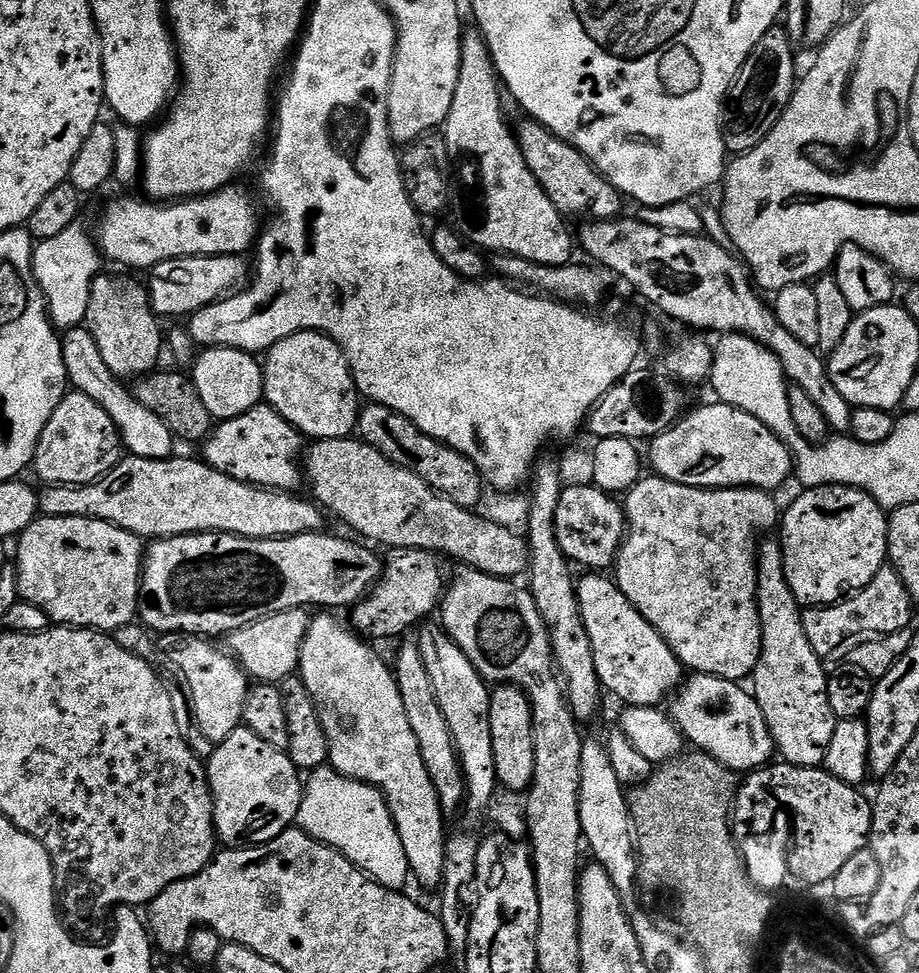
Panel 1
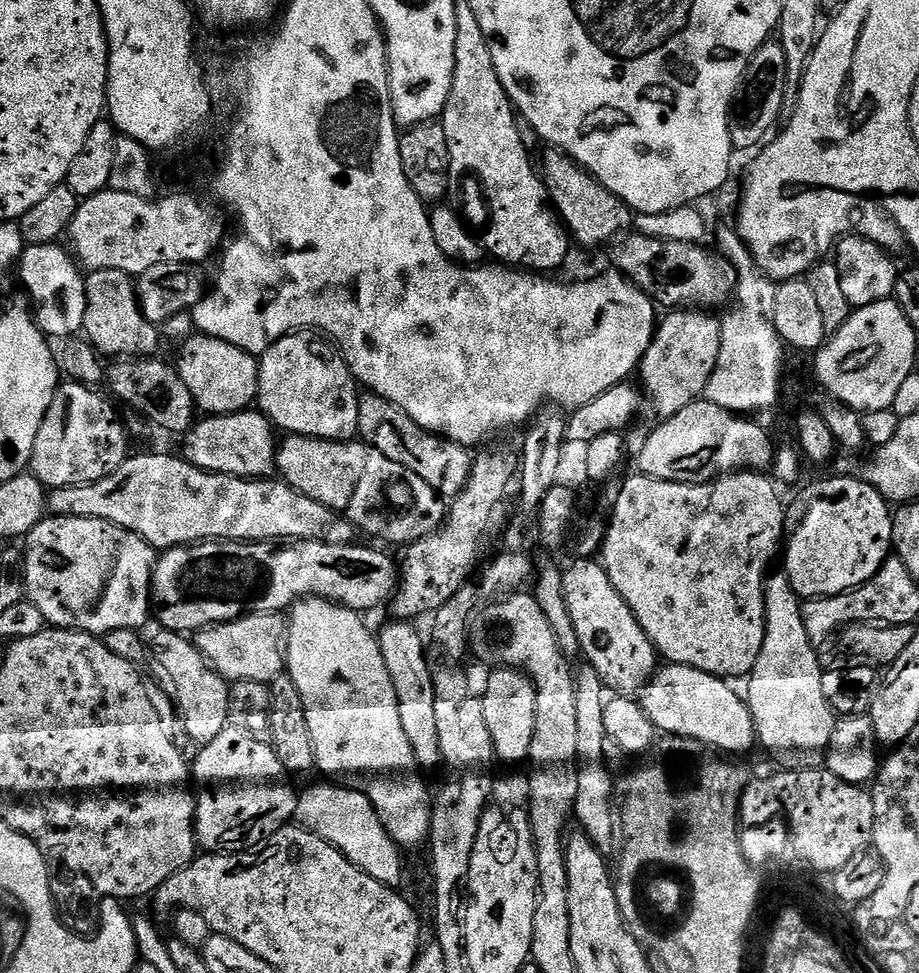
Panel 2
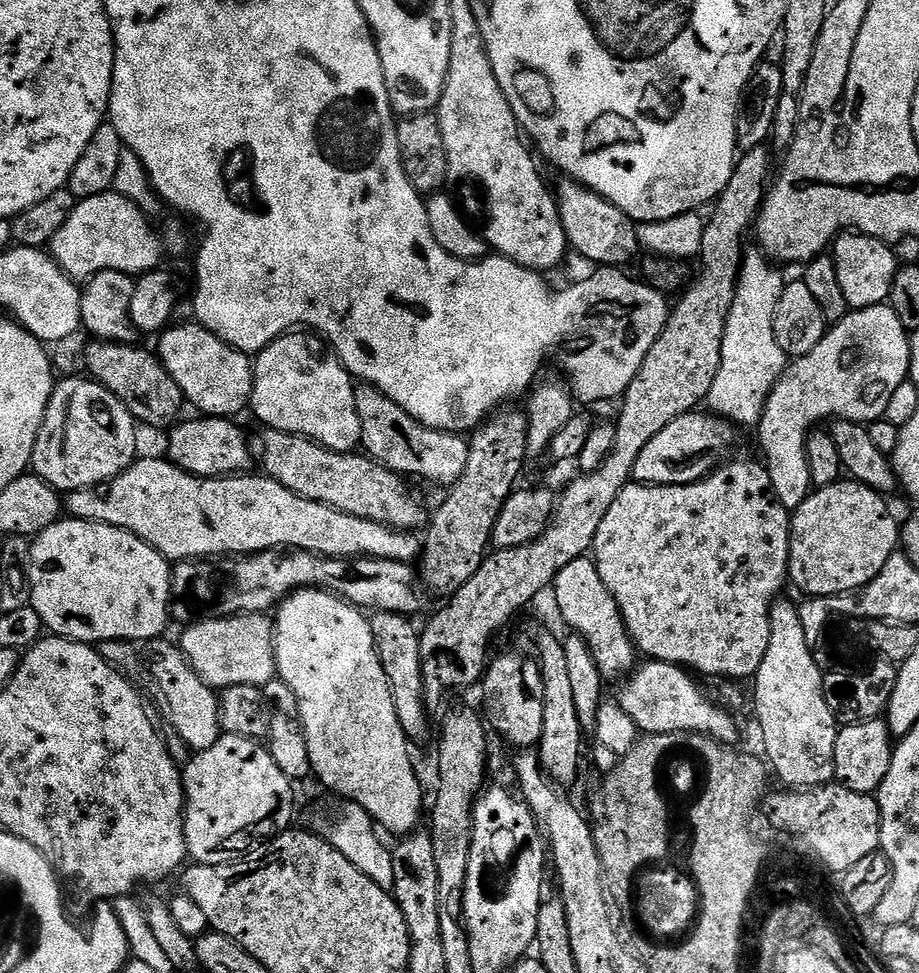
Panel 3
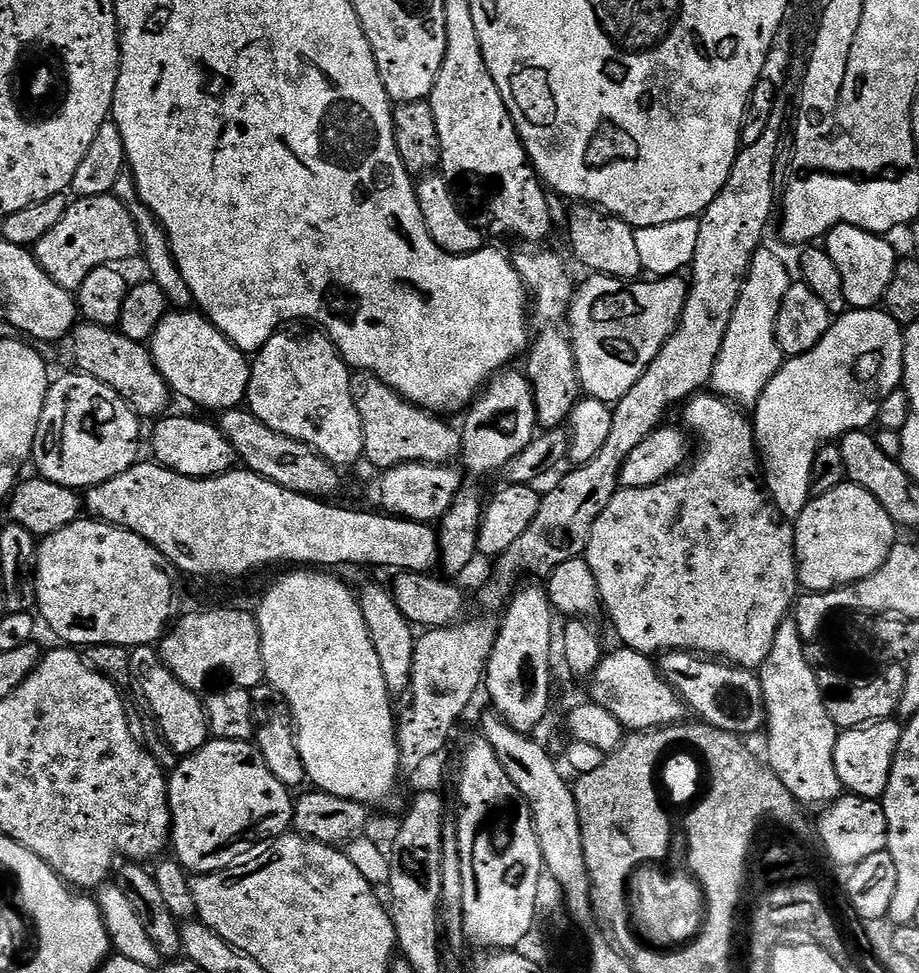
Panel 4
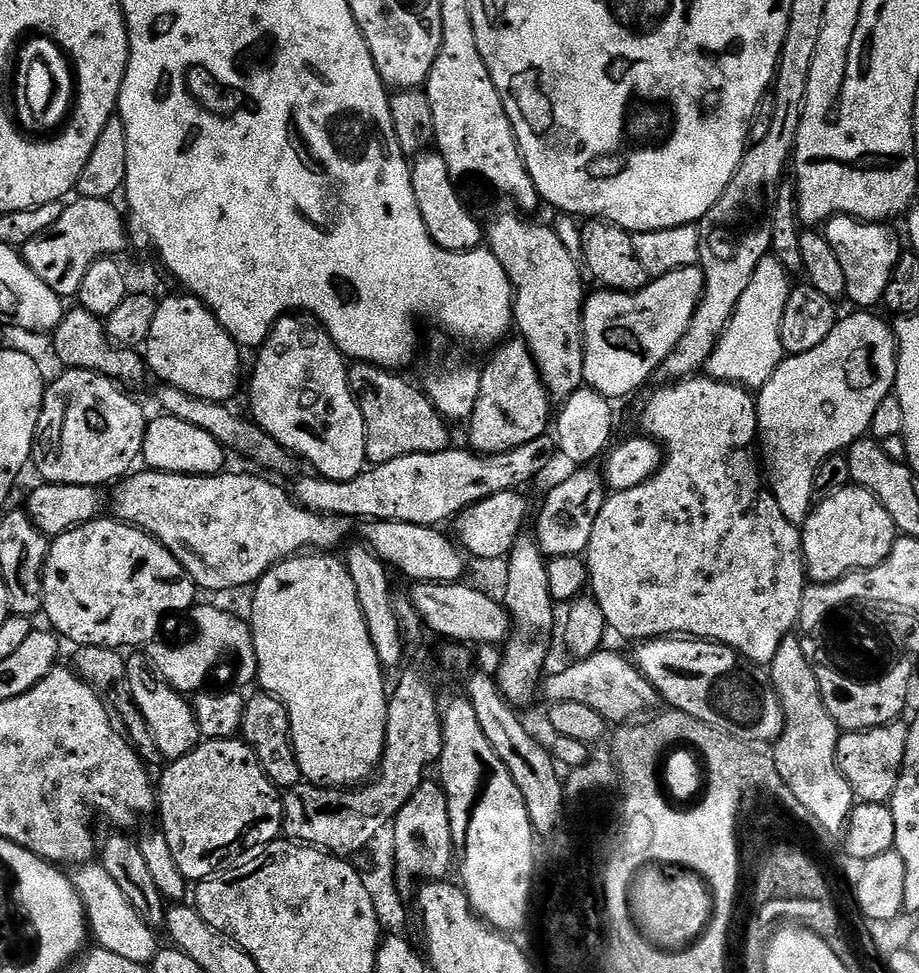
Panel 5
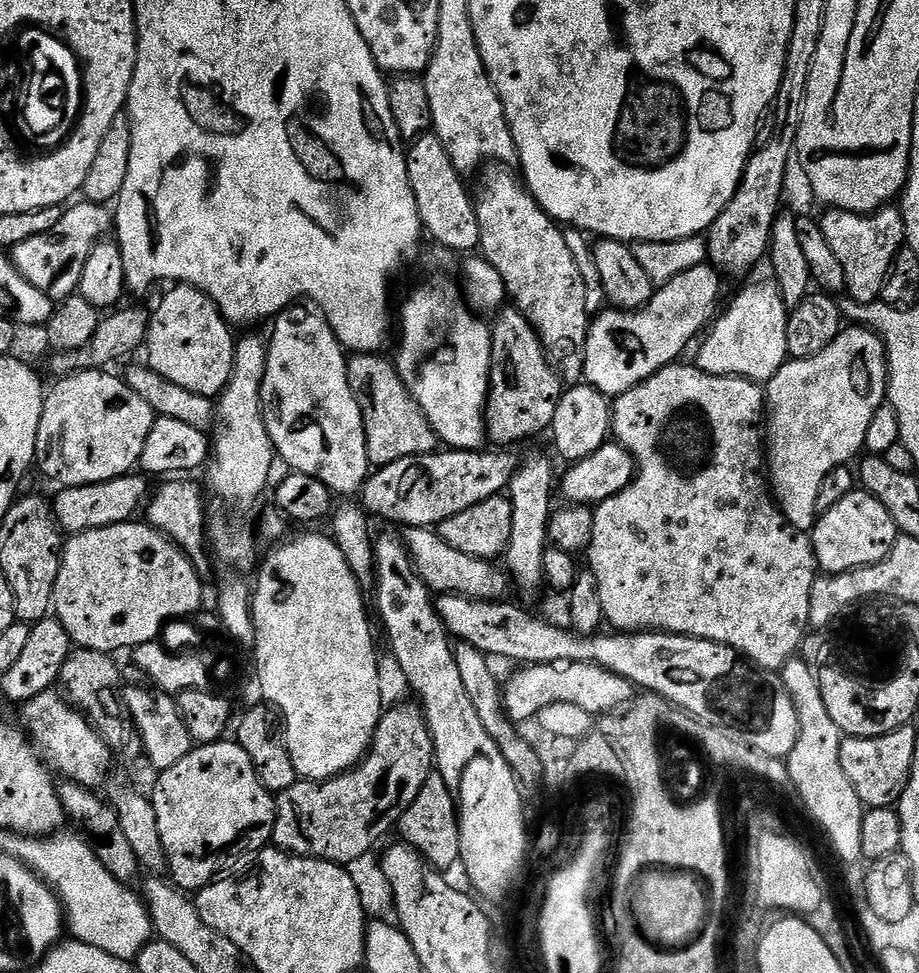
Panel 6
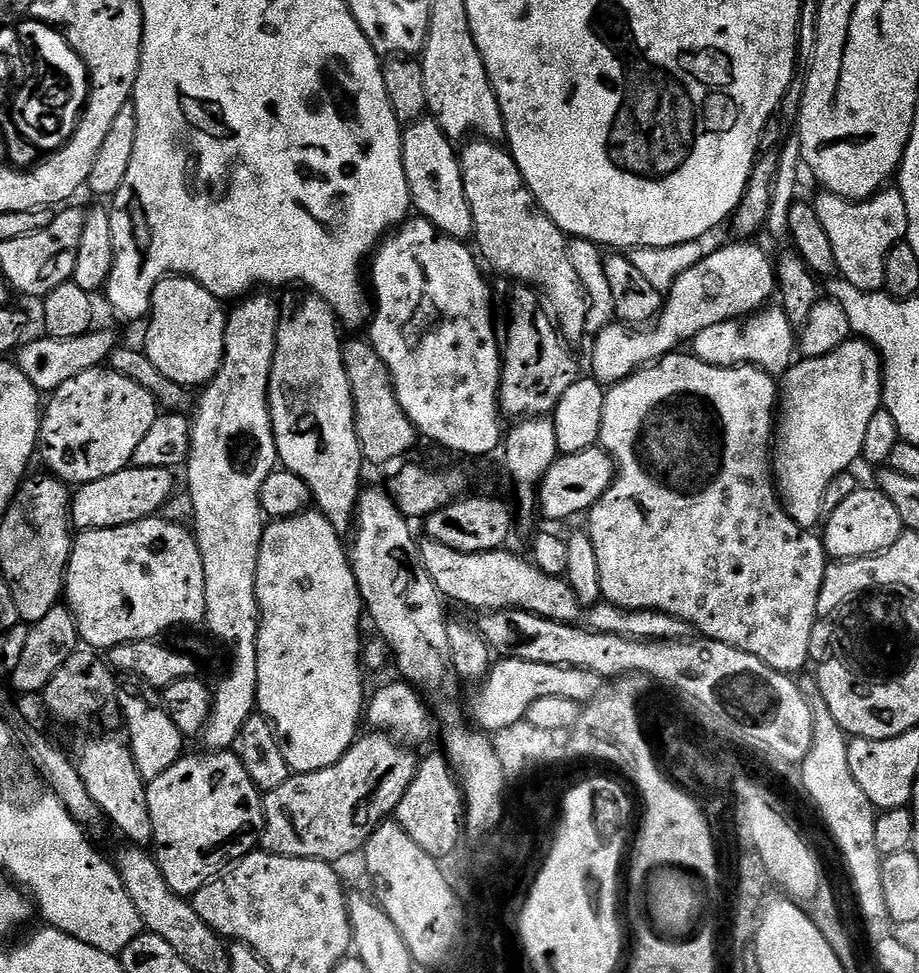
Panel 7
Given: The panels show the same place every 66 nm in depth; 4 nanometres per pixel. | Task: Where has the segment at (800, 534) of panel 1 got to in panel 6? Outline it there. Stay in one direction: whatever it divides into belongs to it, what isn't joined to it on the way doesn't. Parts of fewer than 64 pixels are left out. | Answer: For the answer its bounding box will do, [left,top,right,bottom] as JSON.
[810,490,898,576]

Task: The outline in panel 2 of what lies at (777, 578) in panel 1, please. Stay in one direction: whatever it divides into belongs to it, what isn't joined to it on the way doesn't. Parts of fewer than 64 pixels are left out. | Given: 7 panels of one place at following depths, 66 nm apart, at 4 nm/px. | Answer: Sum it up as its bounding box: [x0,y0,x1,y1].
[746,570,837,770]

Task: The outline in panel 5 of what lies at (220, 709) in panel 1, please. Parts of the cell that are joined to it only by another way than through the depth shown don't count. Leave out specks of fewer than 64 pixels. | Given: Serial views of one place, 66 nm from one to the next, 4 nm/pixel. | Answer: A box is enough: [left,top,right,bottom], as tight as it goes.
[127,655,202,762]

